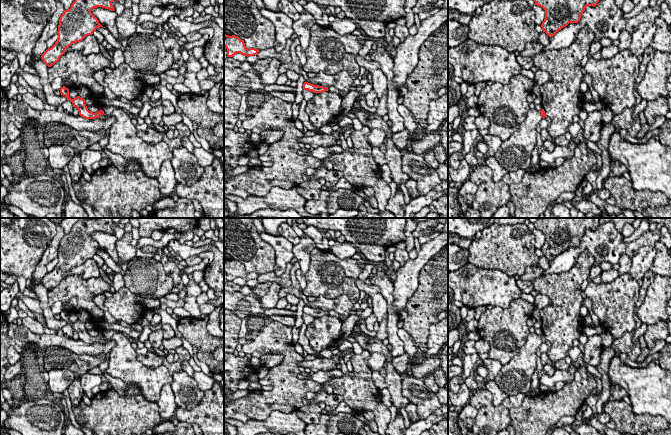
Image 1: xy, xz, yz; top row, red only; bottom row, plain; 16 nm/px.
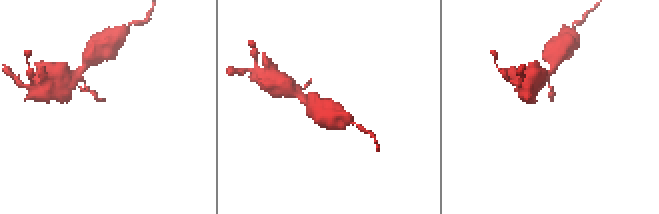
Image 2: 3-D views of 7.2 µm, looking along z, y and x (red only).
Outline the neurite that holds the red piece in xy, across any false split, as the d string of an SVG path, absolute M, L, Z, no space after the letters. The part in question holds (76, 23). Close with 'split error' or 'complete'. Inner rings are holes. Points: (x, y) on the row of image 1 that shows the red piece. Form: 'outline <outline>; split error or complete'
outline M75 0L60 16L58 39L42 54L43 62L51 67L59 61L69 46L92 35L98 27L103 27L91 11L97 7L114 11L112 2L113 0Z; complete

